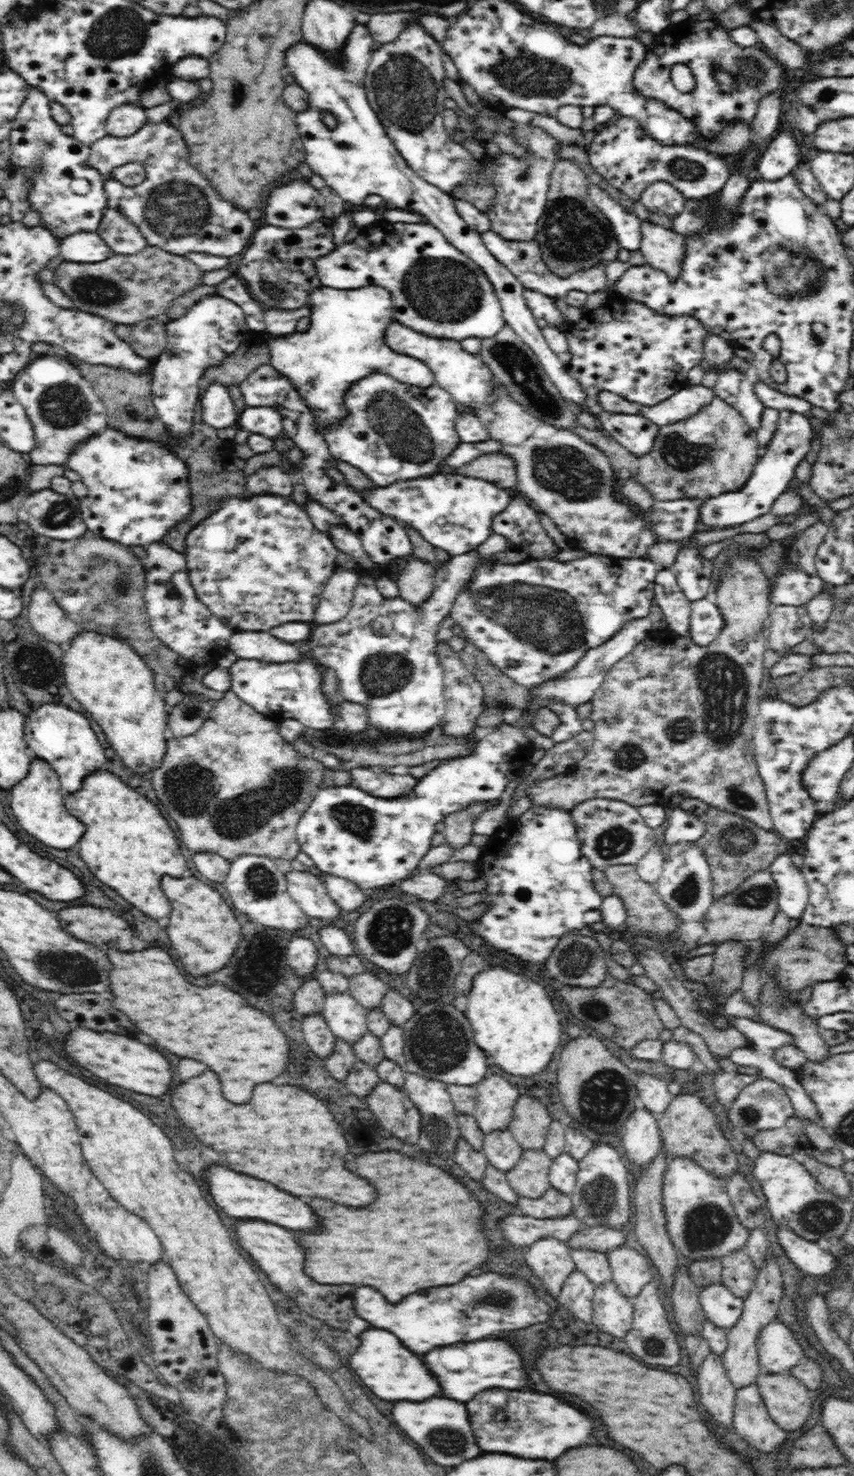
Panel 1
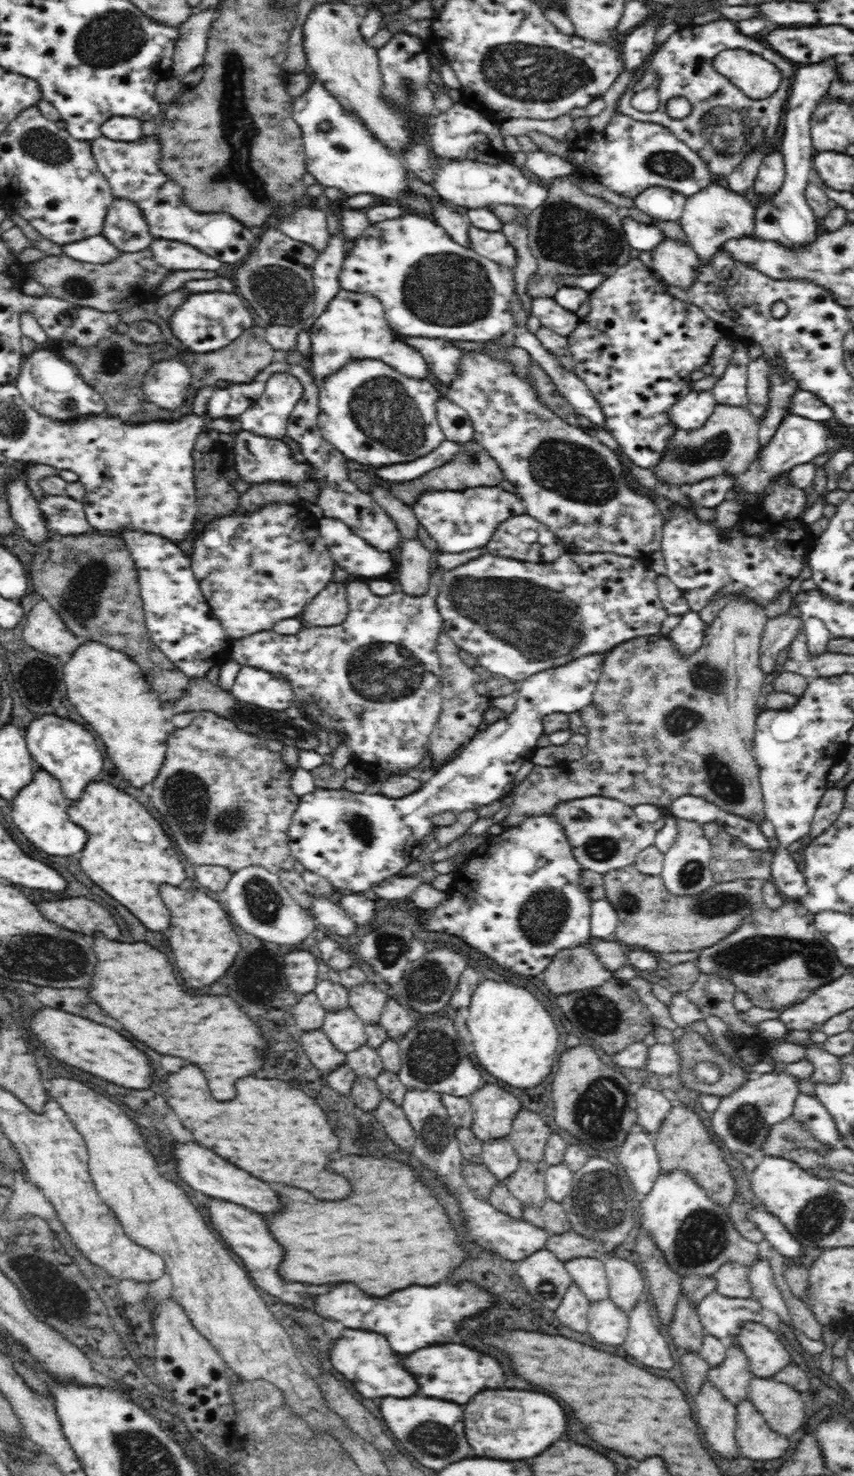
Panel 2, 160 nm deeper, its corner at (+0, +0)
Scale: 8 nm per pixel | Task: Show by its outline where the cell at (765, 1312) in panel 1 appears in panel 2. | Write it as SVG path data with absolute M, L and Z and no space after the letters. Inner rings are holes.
M733 1342L728 1343L724 1360L708 1371L707 1380L726 1400L738 1406L744 1398L747 1398L747 1388L753 1377L746 1354Z

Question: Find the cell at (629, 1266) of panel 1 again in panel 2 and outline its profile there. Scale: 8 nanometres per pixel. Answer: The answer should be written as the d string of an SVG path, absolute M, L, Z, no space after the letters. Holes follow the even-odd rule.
M608 1258L604 1265L609 1282L609 1298L628 1313L646 1297L644 1278L636 1266L624 1258Z

